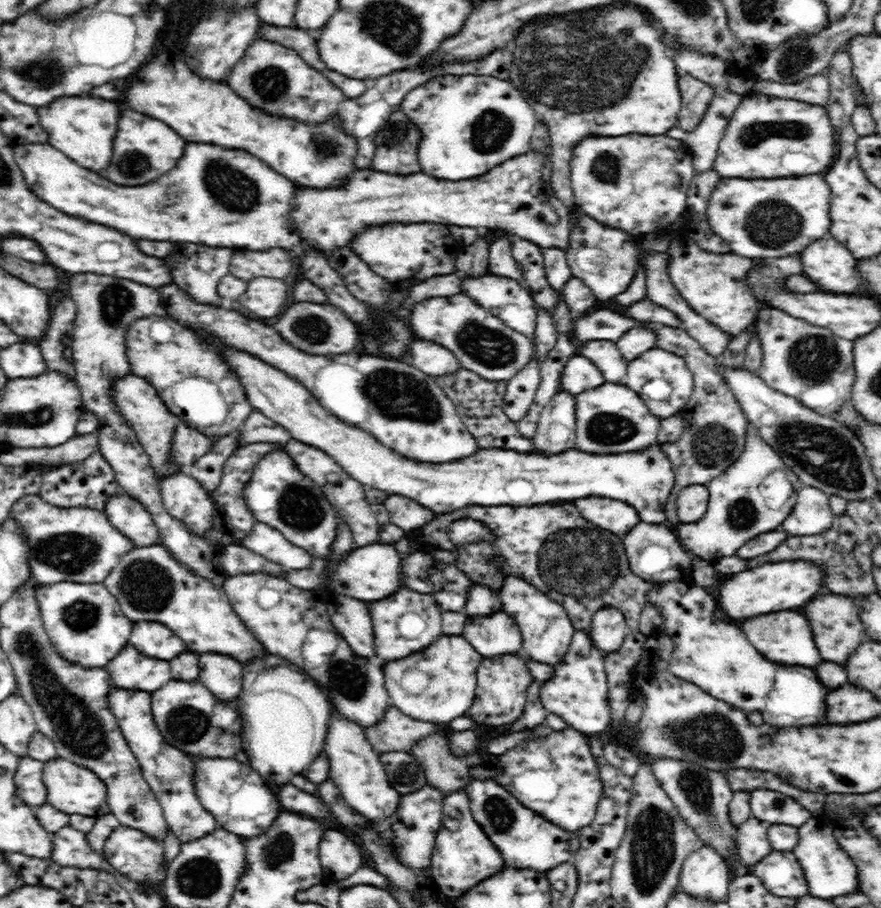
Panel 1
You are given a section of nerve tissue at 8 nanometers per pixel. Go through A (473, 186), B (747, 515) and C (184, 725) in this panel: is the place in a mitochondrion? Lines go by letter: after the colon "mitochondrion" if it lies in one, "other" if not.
A: other
B: mitochondrion
C: mitochondrion

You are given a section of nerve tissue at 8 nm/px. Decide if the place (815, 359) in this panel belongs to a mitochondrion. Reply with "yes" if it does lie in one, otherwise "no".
yes

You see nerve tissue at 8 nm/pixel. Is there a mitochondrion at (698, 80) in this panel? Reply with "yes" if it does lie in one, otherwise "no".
no

